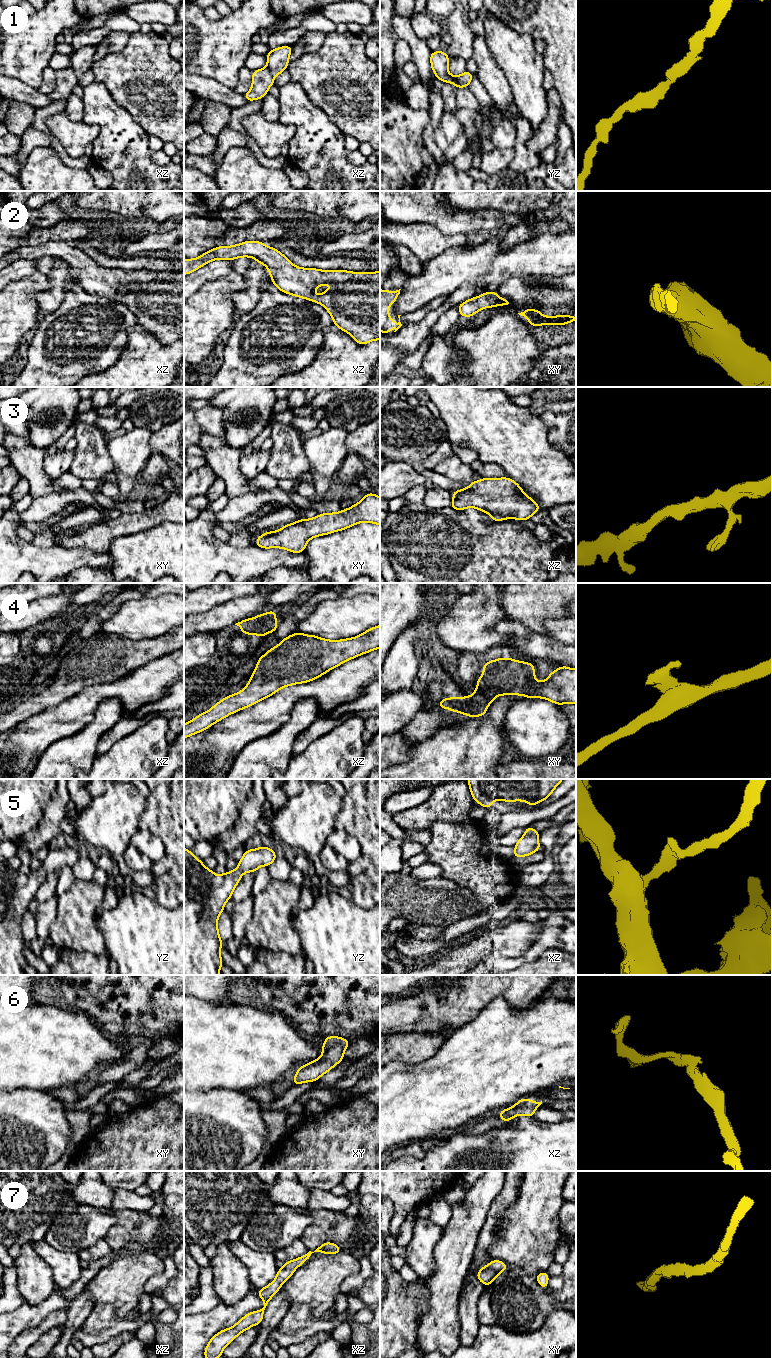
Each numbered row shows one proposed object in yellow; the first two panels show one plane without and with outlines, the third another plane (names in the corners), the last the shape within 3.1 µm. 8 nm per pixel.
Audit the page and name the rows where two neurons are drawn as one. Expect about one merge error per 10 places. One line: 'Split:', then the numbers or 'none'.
Split: 1

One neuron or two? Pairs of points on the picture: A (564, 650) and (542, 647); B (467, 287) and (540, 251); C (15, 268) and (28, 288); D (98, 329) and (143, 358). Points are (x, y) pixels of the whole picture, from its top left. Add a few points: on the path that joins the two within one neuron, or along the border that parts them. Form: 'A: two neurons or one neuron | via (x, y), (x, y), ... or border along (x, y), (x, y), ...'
A: one neuron | via (559, 650), (547, 648)
B: two neurons | border along (487, 284), (463, 282), (454, 291)
C: two neurons | border along (38, 271), (10, 283)
D: two neurons | border along (136, 325), (128, 330), (126, 346), (112, 365)

